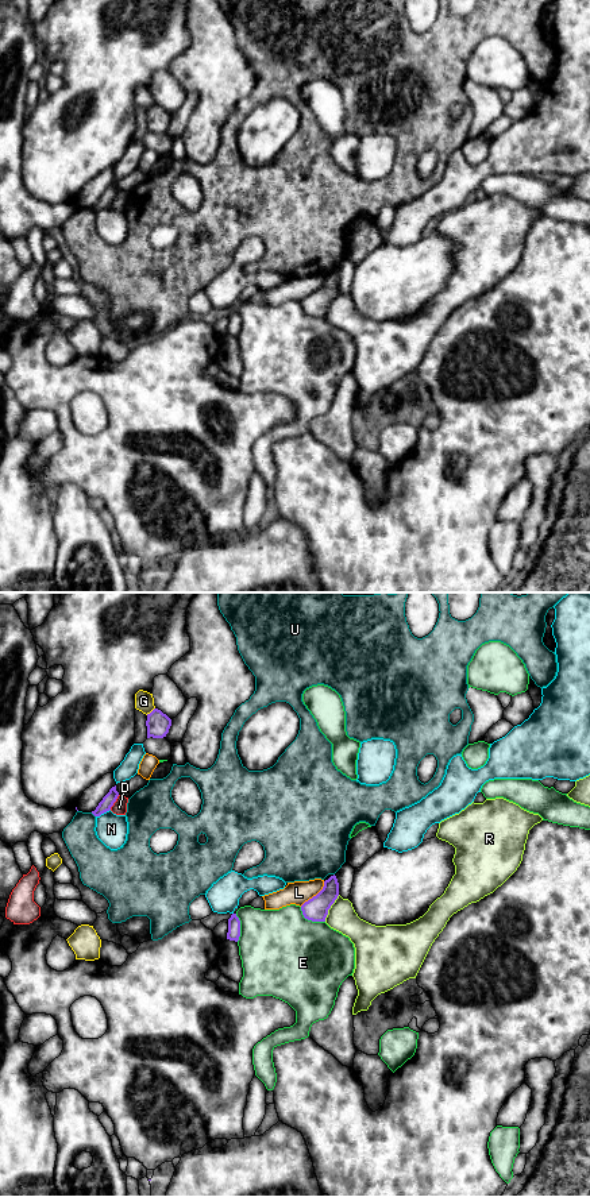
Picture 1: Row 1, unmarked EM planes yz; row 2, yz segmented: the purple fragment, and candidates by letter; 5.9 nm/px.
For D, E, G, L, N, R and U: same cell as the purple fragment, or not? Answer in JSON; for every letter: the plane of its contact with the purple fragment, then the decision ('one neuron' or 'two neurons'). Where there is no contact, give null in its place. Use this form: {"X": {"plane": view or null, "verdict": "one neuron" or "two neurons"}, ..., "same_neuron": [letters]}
{"D": {"plane": "yz", "verdict": "two neurons"}, "E": {"plane": "yz", "verdict": "two neurons"}, "G": {"plane": "yz", "verdict": "two neurons"}, "L": {"plane": "yz", "verdict": "two neurons"}, "N": {"plane": "yz", "verdict": "two neurons"}, "R": {"plane": "yz", "verdict": "two neurons"}, "U": {"plane": "yz", "verdict": "two neurons"}, "same_neuron": []}

